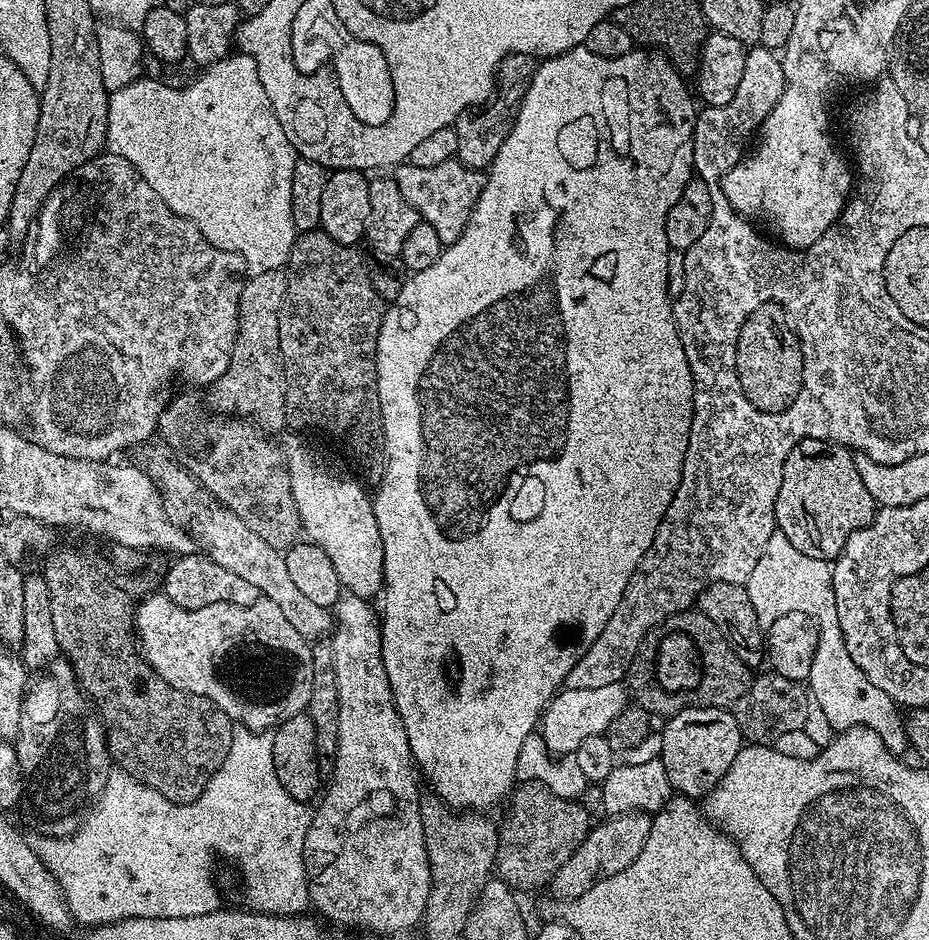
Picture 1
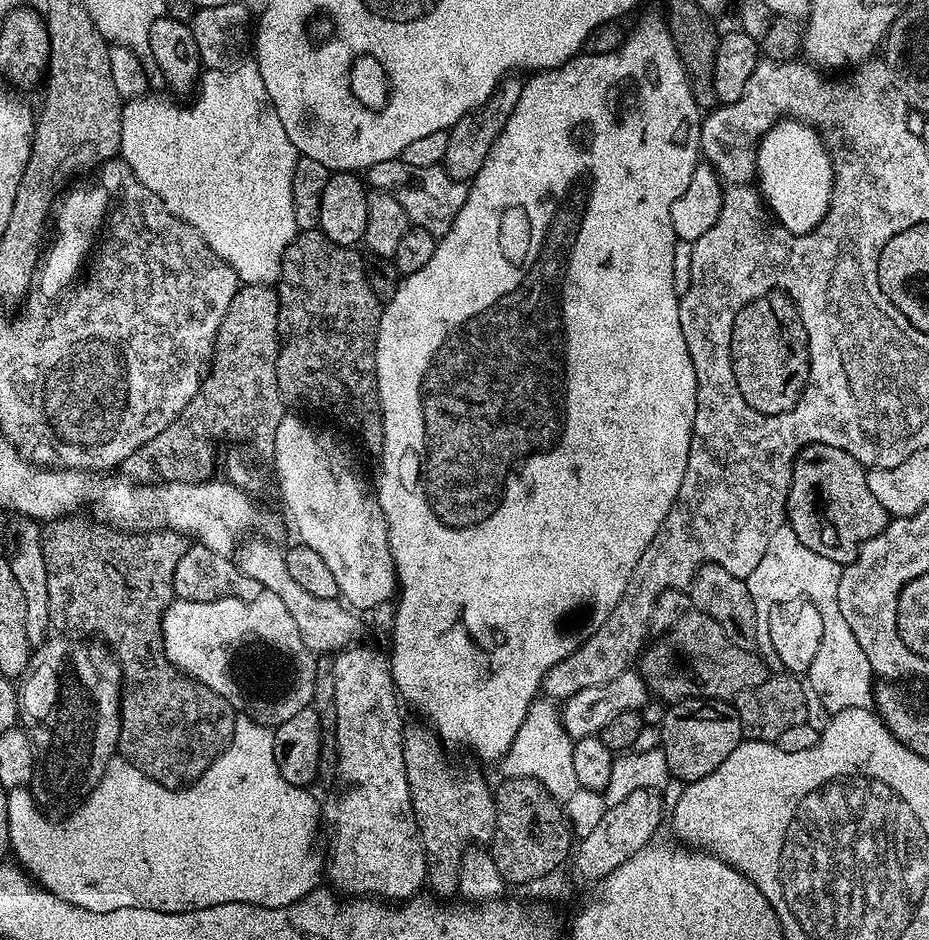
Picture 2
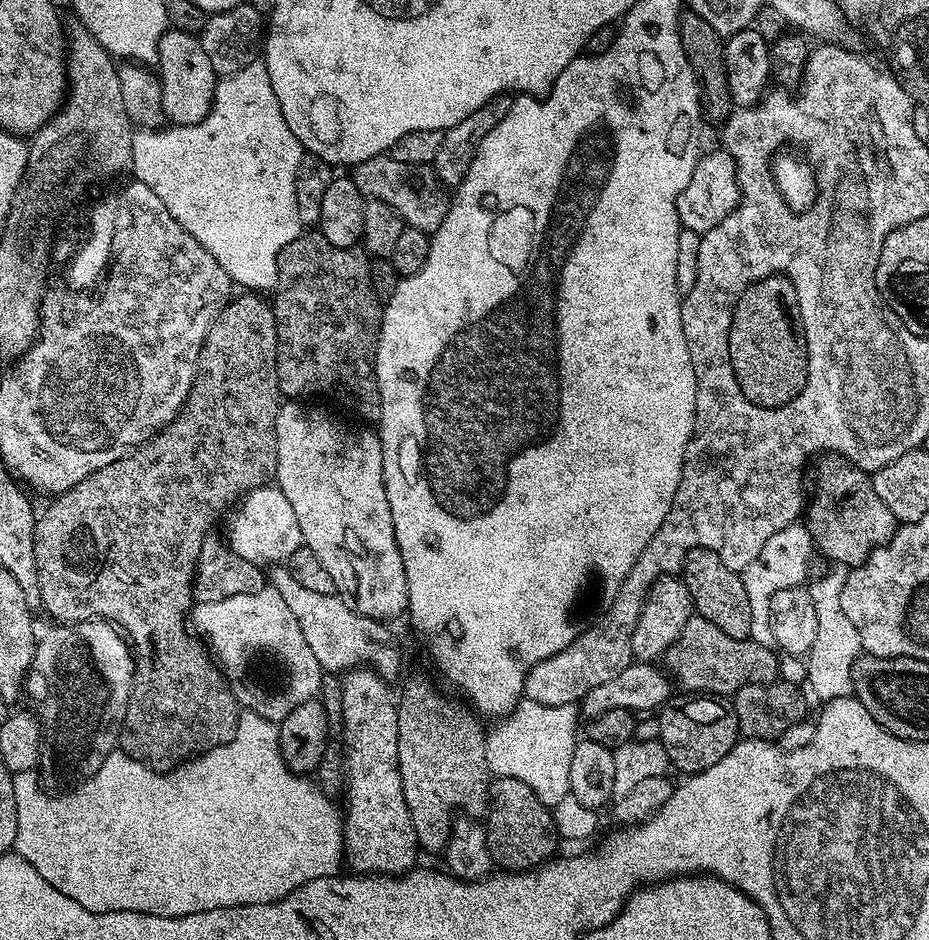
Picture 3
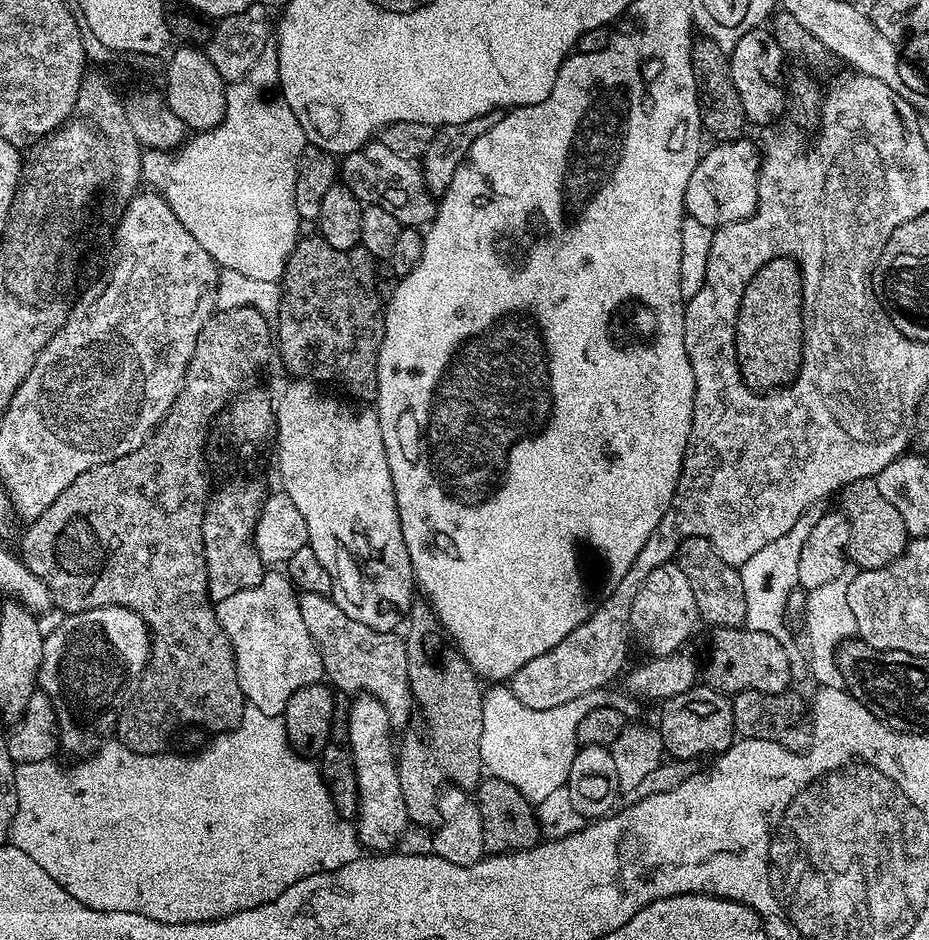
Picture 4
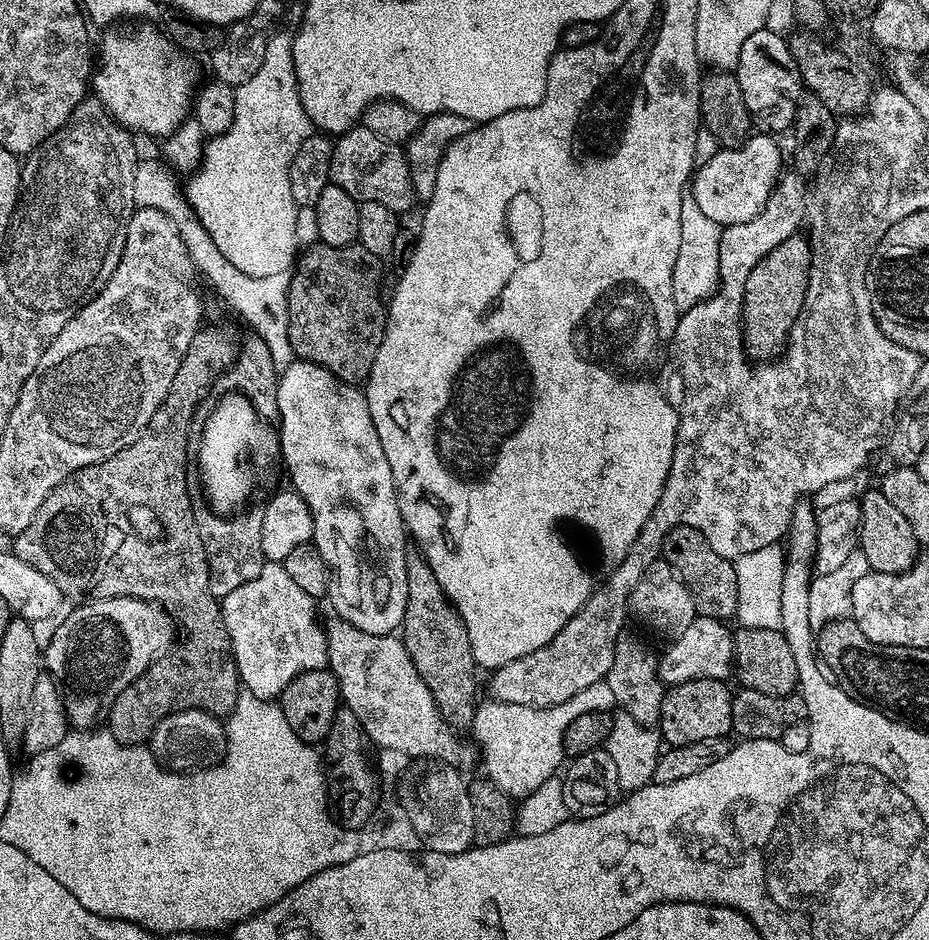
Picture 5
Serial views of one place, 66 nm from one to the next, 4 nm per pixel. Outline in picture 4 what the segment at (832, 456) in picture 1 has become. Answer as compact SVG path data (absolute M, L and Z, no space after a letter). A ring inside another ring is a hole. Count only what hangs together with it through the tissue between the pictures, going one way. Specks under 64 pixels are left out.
M875 479L856 480L847 484L839 493L838 499L850 528L846 556L851 563L853 560L857 564L857 569L881 568L904 553L910 537L904 530L902 514L898 514L898 510L894 510L894 506L882 498Z

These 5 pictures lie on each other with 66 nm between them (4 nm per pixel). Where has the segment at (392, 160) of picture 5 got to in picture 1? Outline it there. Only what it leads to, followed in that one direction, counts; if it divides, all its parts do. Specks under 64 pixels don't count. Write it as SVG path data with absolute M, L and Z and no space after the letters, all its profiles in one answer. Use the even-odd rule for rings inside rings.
M447 160L439 166L414 166L407 162L395 165L394 179L406 202L414 206L421 221L434 226L445 246L453 244L468 225L474 206L482 194L484 176L475 168L467 168L459 160Z

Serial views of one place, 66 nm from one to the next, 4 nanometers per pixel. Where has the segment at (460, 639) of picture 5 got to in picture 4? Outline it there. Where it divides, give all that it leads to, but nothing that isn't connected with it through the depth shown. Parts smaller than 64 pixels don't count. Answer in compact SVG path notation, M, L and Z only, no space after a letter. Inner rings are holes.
M413 603L408 609L406 628L407 624L408 633L404 632L402 637L409 662L409 689L418 714L420 710L424 719L424 729L408 732L401 744L399 741L396 769L409 821L415 825L437 819L436 800L445 786L472 790L480 783L484 692L466 658L446 639L431 604Z

